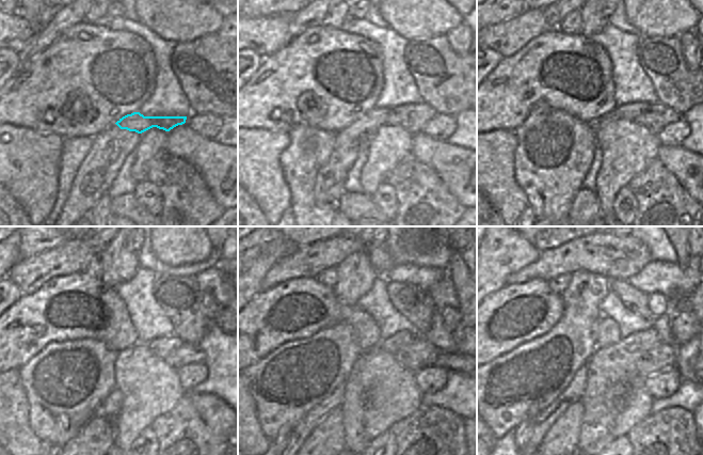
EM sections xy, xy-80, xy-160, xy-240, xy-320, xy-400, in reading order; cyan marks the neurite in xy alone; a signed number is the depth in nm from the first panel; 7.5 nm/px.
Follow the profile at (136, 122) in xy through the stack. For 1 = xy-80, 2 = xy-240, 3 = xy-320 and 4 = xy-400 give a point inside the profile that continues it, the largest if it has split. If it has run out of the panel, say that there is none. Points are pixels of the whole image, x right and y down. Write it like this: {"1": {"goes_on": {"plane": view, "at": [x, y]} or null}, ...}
{"1": {"goes_on": {"plane": "xy-80", "at": [412, 118]}}, "2": {"goes_on": {"plane": "xy-240", "at": [187, 354]}}, "3": {"goes_on": {"plane": "xy-320", "at": [454, 362]}}, "4": {"goes_on": {"plane": "xy-400", "at": [693, 363]}}}

